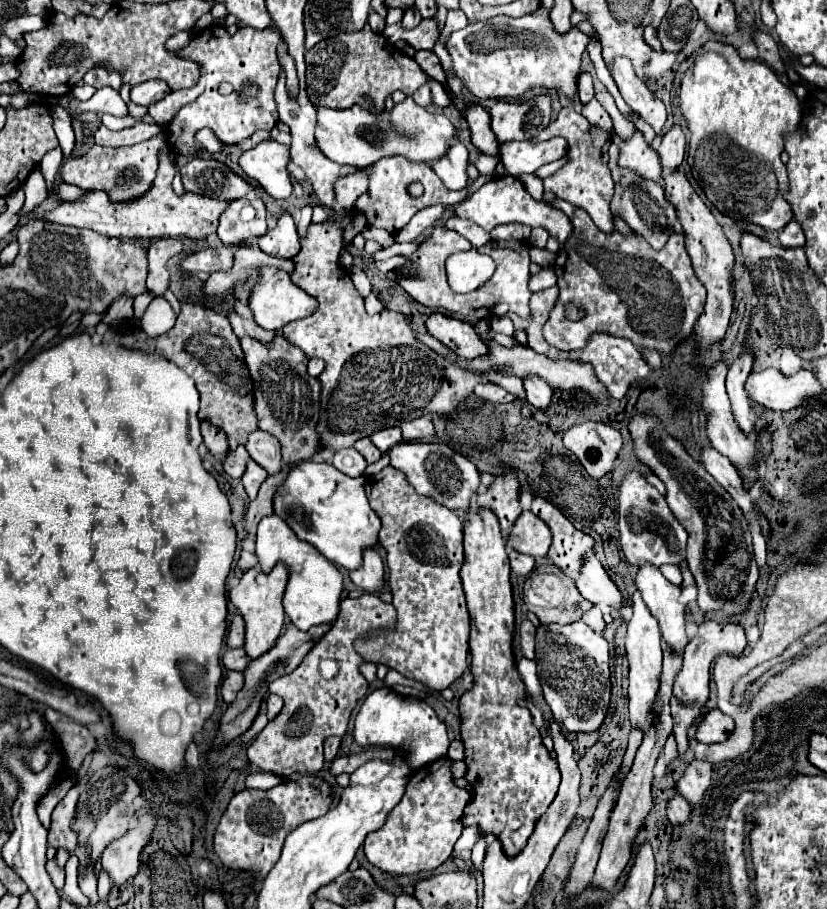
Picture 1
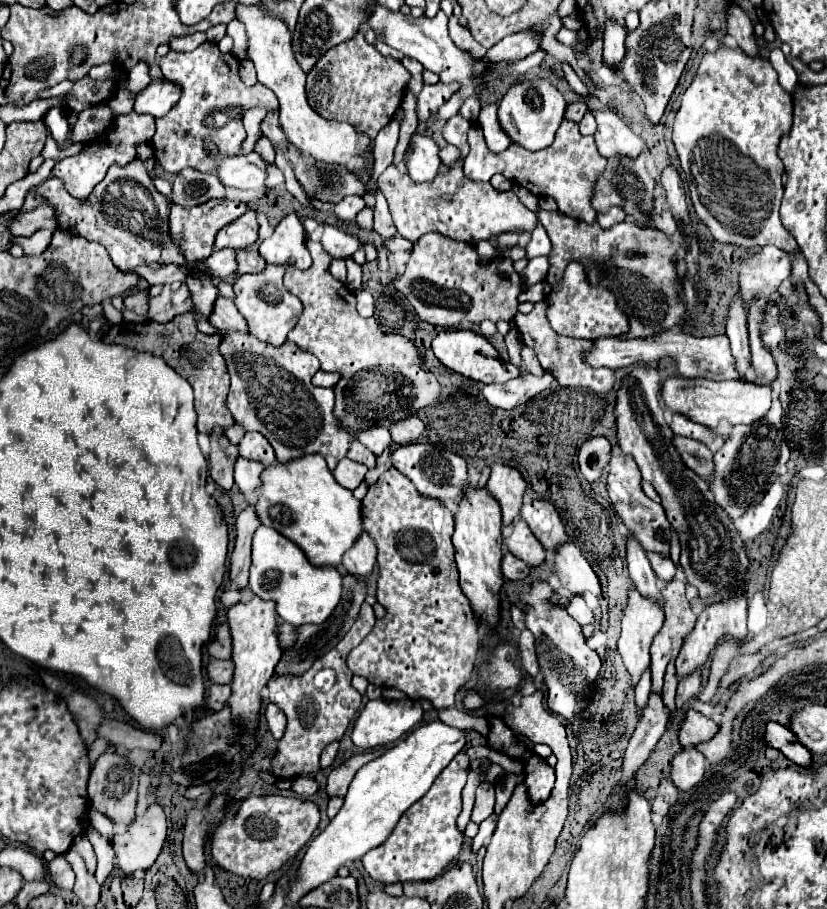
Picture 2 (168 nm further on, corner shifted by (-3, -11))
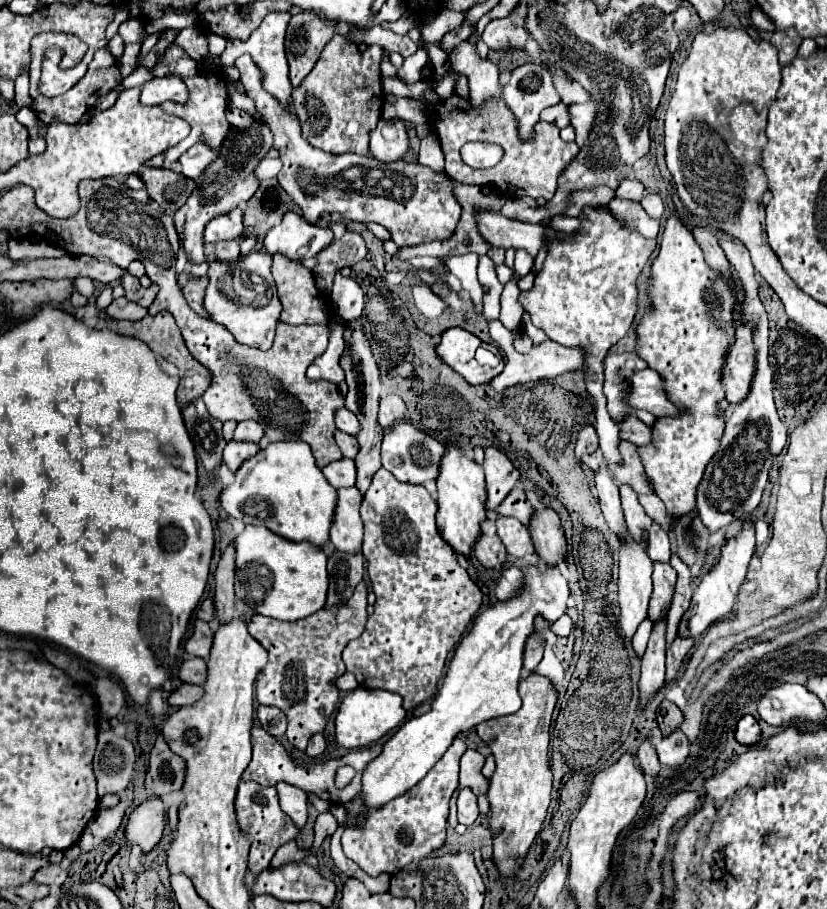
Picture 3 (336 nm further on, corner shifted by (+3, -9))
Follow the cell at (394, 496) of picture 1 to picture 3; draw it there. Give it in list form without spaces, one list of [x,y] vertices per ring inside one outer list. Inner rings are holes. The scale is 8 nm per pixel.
[[[384,468],[374,474],[360,508],[366,526],[362,554],[366,554],[368,578],[376,594],[376,604],[374,614],[368,618],[360,638],[348,642],[344,648],[344,664],[346,670],[356,676],[362,688],[380,688],[400,694],[406,710],[414,710],[418,704],[436,696],[438,682],[446,672],[446,662],[482,604],[480,588],[460,566],[456,552],[440,538],[436,528],[436,512],[438,504],[424,486],[400,482]]]

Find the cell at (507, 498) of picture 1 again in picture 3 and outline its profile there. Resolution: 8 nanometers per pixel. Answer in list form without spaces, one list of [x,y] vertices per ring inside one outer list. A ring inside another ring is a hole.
[[[486,448],[484,458],[484,474],[486,474],[486,490],[488,490],[488,514],[494,520],[496,508],[504,498],[512,492],[516,482],[520,480],[520,472],[514,468],[514,464],[502,454],[498,448]]]

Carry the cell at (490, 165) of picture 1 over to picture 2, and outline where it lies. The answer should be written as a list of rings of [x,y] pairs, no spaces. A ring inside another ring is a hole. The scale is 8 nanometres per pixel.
[[[562,120],[552,146],[538,152],[528,152],[514,142],[504,152],[498,152],[498,154],[490,152],[484,142],[480,126],[476,124],[470,126],[468,144],[470,144],[470,152],[464,160],[464,172],[468,178],[478,182],[488,182],[494,174],[502,174],[508,180],[528,188],[534,196],[554,198],[558,208],[562,208],[562,214],[584,220],[588,224],[596,222],[596,210],[592,208],[590,198],[592,198],[592,190],[594,190],[598,174],[606,168],[606,158],[600,156],[592,136],[582,136],[578,132],[576,122]]]

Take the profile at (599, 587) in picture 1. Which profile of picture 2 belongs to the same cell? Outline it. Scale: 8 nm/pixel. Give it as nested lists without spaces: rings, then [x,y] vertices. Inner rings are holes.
[[[574,542],[558,544],[554,552],[554,566],[568,594],[590,592],[598,598],[602,596],[596,572],[592,570],[590,562],[582,556],[582,552],[574,546]]]

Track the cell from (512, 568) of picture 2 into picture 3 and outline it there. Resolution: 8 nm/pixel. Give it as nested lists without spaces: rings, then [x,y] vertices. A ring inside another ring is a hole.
[[[482,534],[474,546],[474,556],[484,568],[500,568],[506,562],[506,548],[498,536]]]

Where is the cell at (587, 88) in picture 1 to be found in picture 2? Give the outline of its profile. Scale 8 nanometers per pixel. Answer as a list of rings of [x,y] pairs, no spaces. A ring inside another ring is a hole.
[[[578,100],[578,102],[572,102],[572,104],[568,104],[564,118],[566,118],[566,120],[572,120],[572,122],[576,122],[576,124],[578,124],[586,112],[588,112],[588,106],[586,106],[586,102]]]

